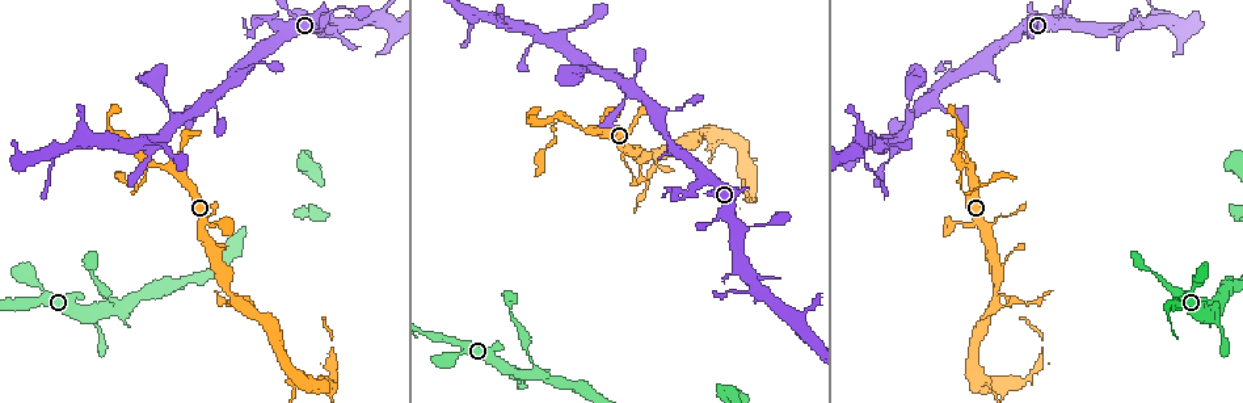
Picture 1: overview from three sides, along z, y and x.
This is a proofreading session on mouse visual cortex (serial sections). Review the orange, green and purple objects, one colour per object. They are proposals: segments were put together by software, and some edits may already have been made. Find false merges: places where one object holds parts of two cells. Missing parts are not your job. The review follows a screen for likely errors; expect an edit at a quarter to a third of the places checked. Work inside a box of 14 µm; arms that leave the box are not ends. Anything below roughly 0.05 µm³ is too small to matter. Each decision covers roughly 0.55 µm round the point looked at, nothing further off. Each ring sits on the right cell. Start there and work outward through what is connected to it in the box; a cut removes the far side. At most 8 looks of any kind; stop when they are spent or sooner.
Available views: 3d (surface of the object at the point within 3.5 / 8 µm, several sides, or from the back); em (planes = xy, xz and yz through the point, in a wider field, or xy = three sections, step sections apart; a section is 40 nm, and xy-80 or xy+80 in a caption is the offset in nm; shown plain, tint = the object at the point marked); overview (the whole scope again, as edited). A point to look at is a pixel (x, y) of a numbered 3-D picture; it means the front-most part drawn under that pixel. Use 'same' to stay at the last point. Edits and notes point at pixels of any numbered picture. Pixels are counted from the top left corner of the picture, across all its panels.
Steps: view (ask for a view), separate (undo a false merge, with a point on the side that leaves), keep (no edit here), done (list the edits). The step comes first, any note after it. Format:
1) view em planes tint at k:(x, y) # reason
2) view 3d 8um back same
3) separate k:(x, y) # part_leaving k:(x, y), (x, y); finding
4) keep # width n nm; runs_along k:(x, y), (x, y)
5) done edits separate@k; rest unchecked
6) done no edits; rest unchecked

view 3d 3.5um at 1:(558, 120) # narrows sharply

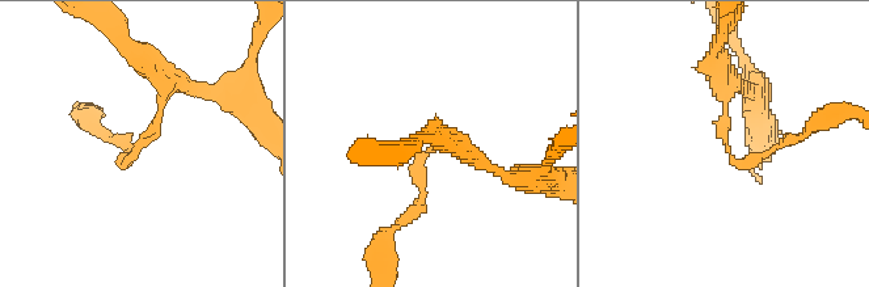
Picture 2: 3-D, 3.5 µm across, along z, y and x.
view em planes tint at 2:(729, 152)

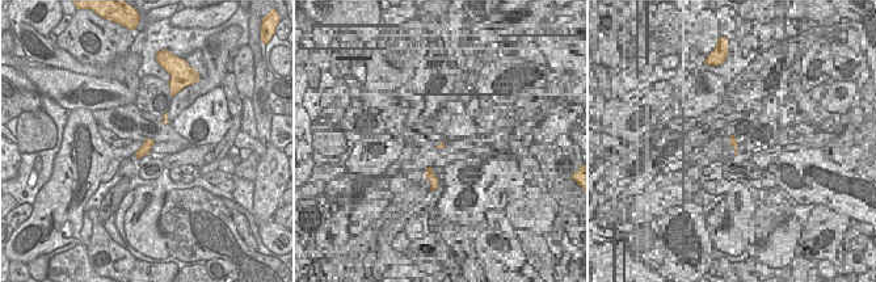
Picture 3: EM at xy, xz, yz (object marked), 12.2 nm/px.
keep # arm_widths 100, 200 nm; all the same cell

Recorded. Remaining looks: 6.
view 3d 3.5um at 1:(1031, 20) # abrupt turn

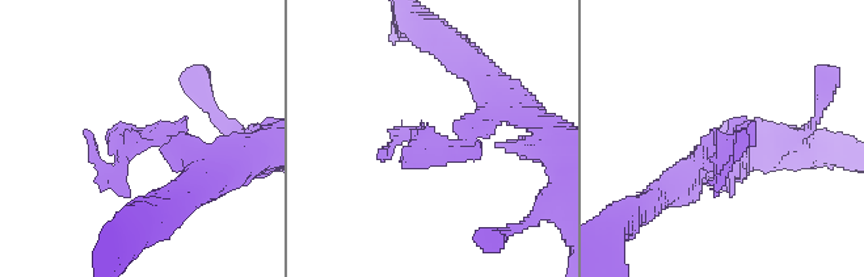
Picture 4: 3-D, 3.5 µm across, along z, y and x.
view em xy step 5 tint at 4:(446, 143) # now the EM

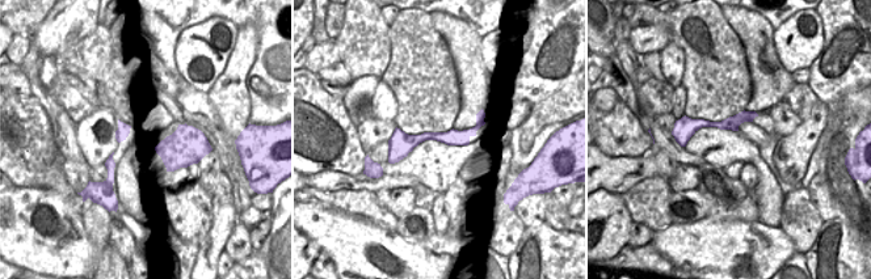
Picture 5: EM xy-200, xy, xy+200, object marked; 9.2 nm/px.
keep # continuous, no second cell

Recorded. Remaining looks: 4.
view 3d 3.5um at 1:(235, 301) # abrupt turn

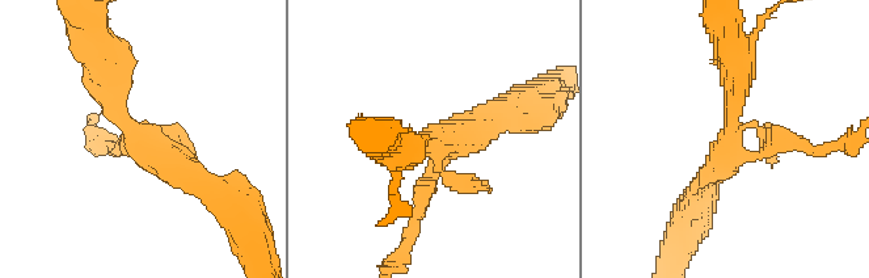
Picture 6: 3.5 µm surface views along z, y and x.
view em planes tint at 6:(141, 143)

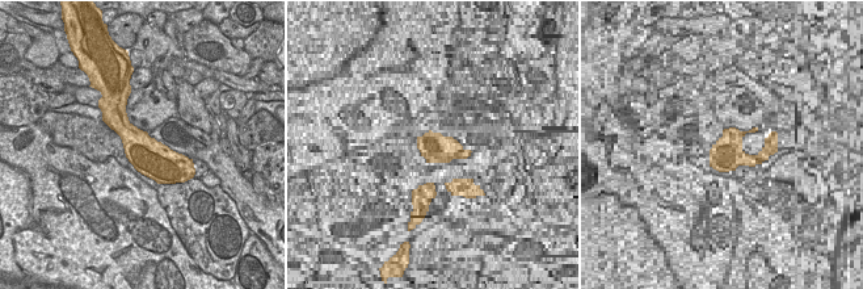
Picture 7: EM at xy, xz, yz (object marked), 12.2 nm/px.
keep # runs_along 6:(109, 60), (114, 109), (210, 185); all the same cell

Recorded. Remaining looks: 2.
done no edits; rest unchecked

